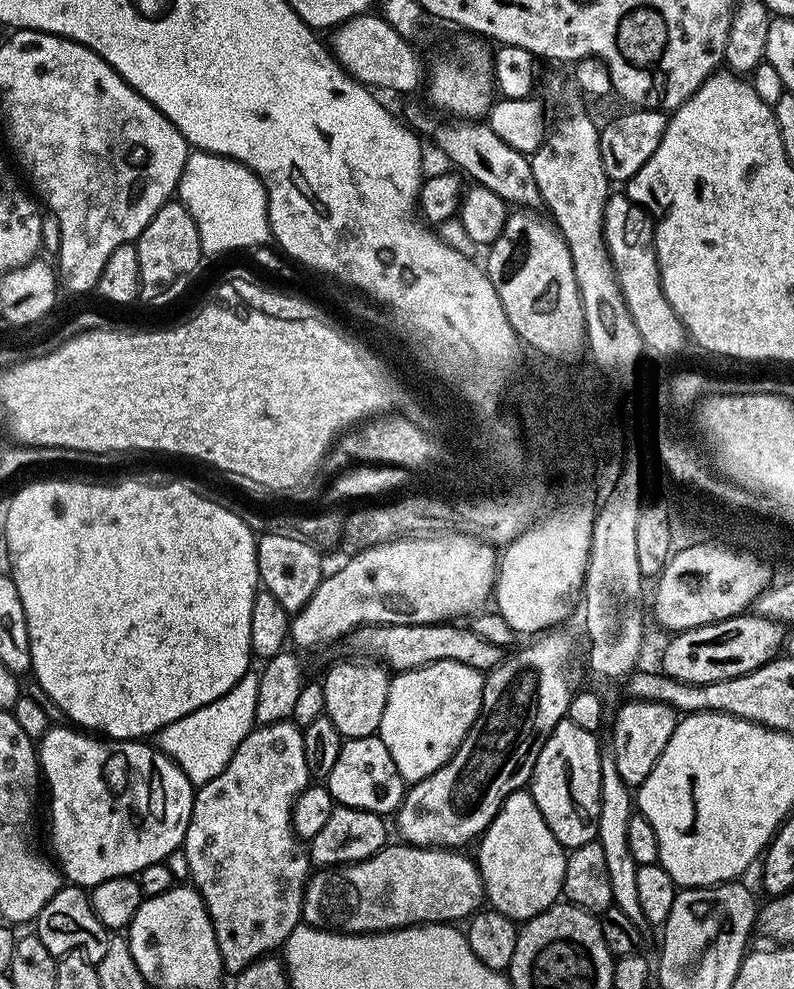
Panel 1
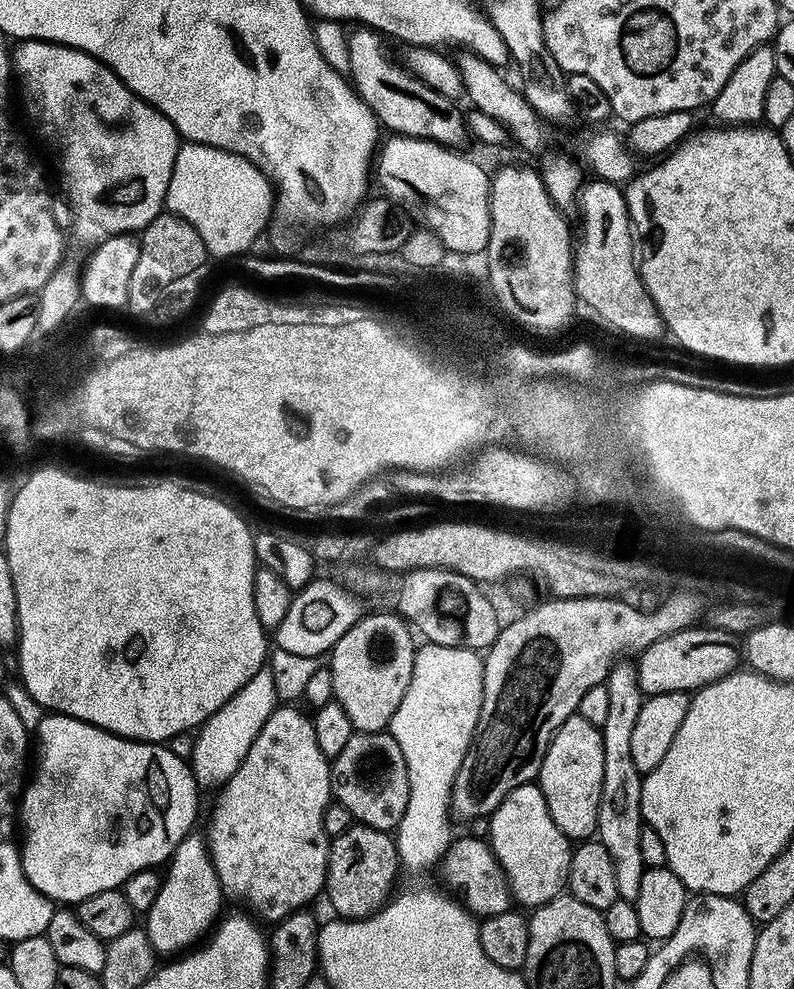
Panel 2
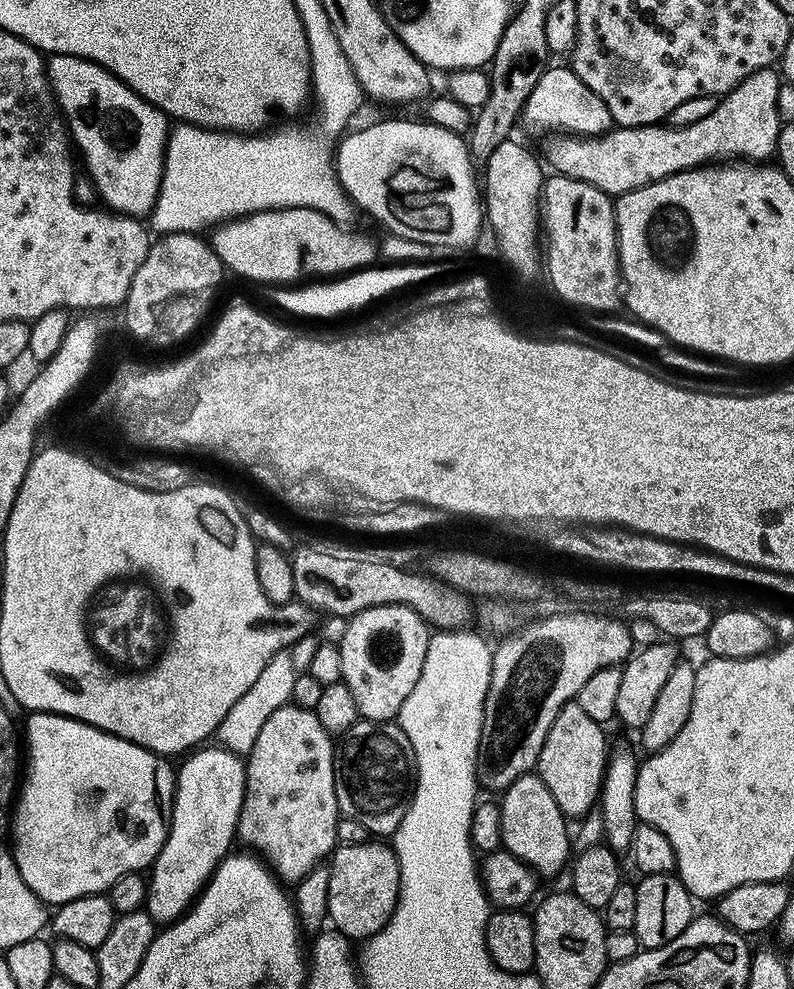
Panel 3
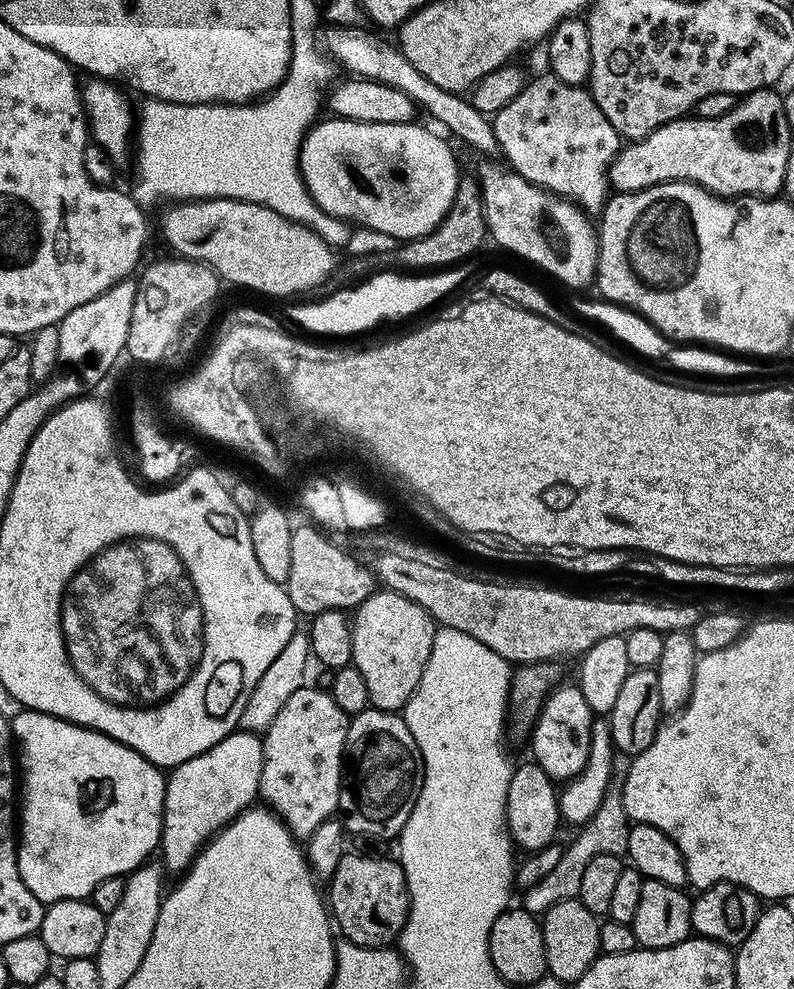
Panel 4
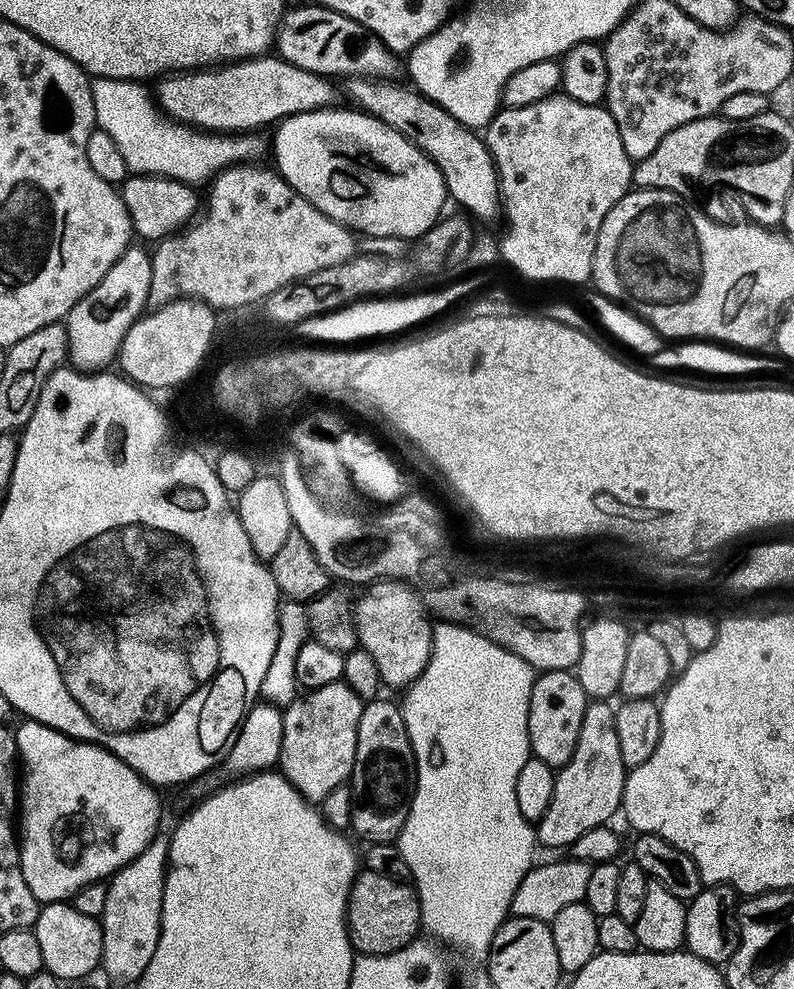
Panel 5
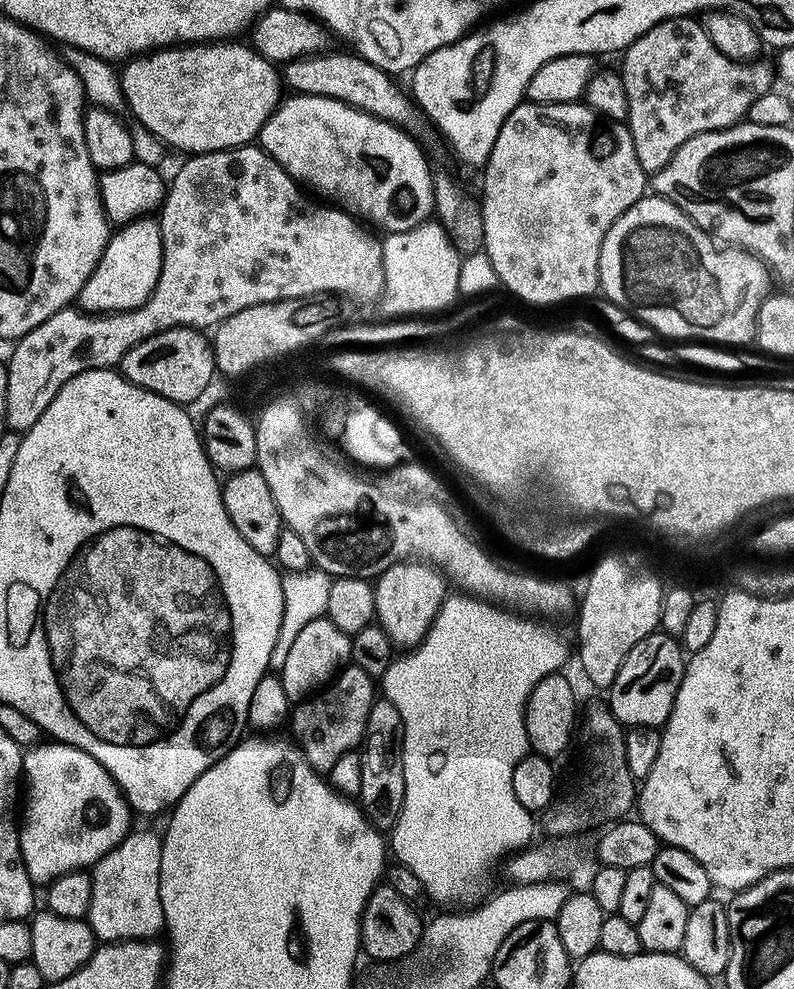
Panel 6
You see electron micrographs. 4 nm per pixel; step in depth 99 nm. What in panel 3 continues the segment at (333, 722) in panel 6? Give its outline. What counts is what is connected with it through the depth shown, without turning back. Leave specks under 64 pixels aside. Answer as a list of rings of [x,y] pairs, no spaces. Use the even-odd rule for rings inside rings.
[[[296,702],[284,704],[262,725],[252,751],[246,757],[246,790],[238,818],[239,843],[249,844],[285,885],[294,886],[310,870],[327,861],[337,847],[336,828],[341,820],[336,797],[336,758],[334,737],[322,726],[311,707],[299,708]]]

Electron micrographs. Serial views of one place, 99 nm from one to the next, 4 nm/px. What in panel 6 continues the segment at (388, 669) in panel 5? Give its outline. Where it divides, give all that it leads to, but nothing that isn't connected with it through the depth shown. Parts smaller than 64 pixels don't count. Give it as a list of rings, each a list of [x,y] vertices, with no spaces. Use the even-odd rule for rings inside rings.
[[[413,558],[390,566],[390,570],[374,581],[375,623],[397,649],[411,650],[424,640],[449,592],[450,584],[445,574],[430,563]]]

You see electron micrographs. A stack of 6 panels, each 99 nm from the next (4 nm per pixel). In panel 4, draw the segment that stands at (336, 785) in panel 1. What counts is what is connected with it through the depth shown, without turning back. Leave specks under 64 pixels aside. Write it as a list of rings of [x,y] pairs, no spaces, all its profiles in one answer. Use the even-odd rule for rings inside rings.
[[[369,707],[348,722],[344,743],[344,774],[340,781],[339,811],[352,836],[378,834],[399,837],[424,785],[424,760],[400,712]]]

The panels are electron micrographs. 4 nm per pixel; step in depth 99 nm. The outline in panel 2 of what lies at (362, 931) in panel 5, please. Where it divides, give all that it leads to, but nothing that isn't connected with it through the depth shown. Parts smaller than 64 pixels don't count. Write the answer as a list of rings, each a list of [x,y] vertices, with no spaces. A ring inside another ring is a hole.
[[[356,822],[344,833],[331,837],[326,897],[336,911],[333,913],[348,922],[375,916],[393,895],[392,883],[396,880],[396,871],[401,868],[400,851],[389,833]]]

